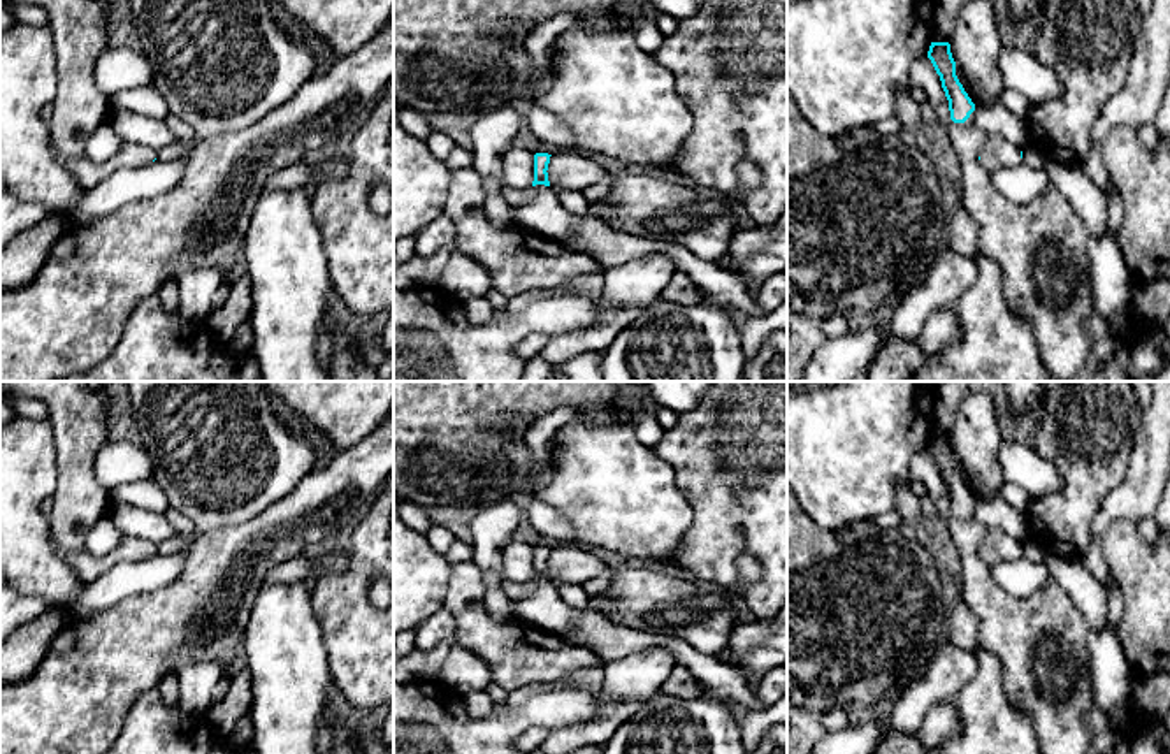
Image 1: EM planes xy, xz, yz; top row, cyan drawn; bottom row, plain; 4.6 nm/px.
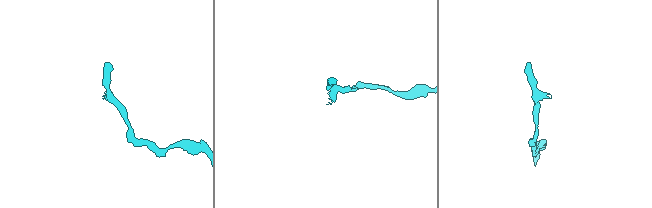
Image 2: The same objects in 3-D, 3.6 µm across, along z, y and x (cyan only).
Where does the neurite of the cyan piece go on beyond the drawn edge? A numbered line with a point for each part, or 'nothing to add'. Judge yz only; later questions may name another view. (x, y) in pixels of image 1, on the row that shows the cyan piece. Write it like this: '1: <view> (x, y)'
1: yz (996, 152)

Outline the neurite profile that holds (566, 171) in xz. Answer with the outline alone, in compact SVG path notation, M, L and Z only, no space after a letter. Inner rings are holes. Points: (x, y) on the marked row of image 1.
M560 149L550 156L548 181L555 190L583 192L597 183L613 183L615 176L596 162L571 149Z

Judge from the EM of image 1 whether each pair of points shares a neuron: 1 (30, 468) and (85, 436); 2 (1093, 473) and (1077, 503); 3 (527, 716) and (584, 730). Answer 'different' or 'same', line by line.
1: different
2: same
3: different

